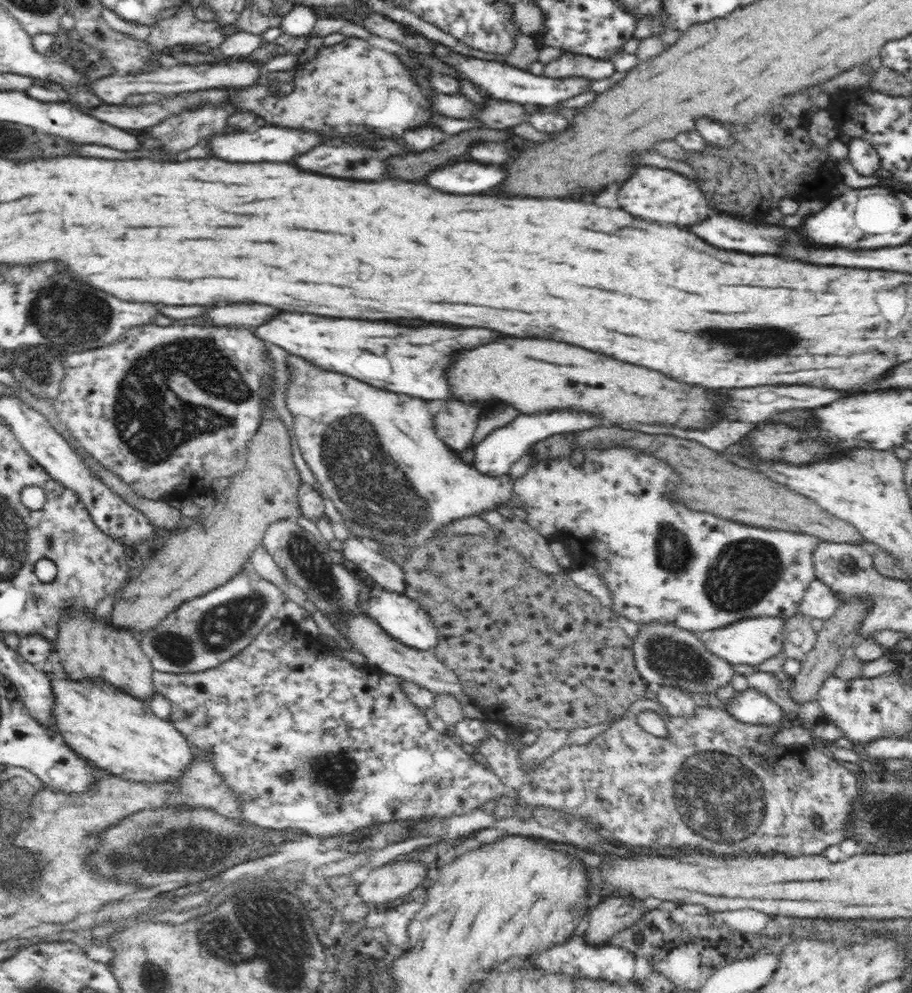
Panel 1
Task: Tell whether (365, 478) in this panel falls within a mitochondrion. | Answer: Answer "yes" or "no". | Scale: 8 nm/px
yes

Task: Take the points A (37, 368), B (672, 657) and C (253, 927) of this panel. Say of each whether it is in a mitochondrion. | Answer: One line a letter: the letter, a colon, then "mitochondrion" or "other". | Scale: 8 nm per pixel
A: mitochondrion
B: mitochondrion
C: mitochondrion

